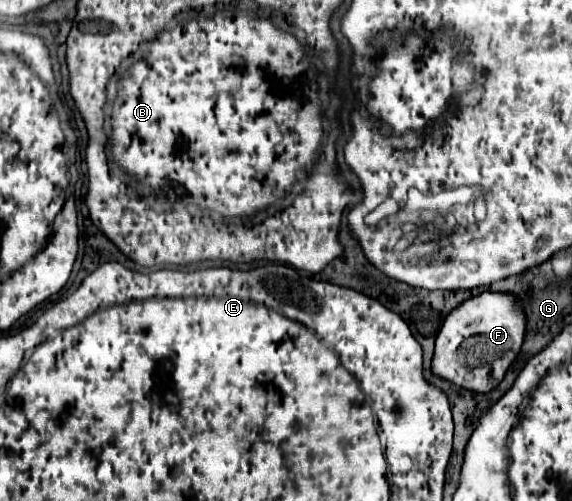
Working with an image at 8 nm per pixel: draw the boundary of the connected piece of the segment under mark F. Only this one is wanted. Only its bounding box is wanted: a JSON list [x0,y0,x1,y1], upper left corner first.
[433,292,523,392]

